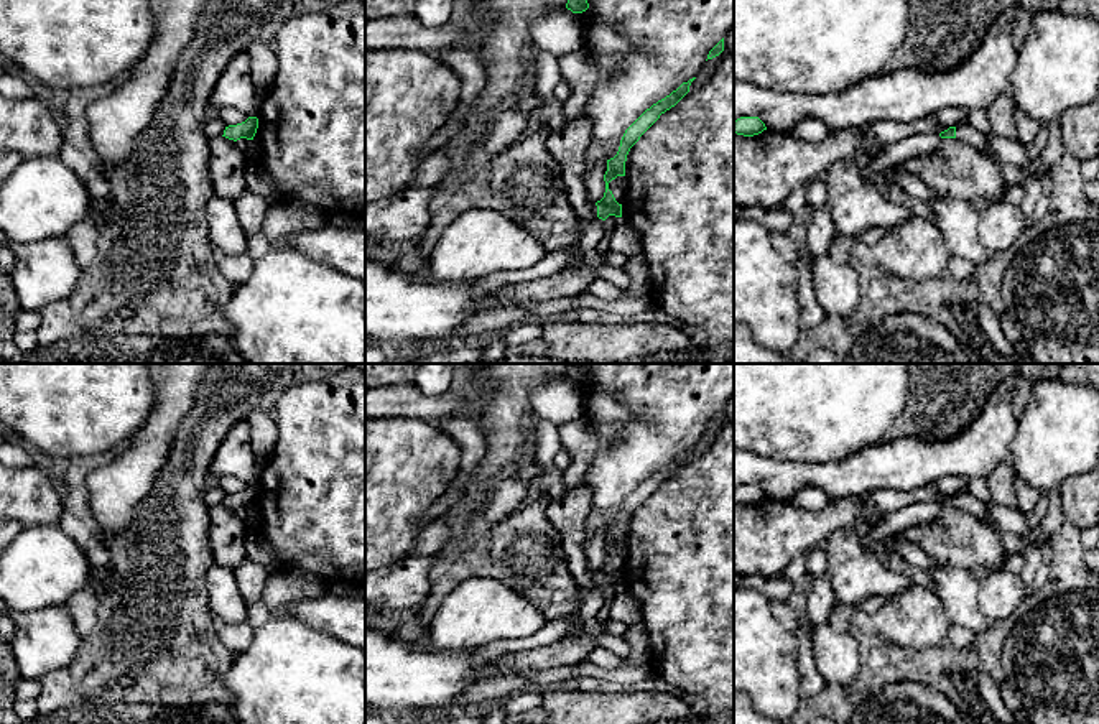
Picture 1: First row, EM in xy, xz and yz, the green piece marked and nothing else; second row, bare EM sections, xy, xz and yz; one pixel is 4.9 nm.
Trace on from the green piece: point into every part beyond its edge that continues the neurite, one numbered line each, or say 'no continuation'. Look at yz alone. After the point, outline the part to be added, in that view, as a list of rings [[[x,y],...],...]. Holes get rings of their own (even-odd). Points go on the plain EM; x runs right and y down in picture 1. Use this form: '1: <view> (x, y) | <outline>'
1: yz (1006, 520) | [[[969,492],[956,495],[956,507],[994,523],[999,533],[1023,536],[1032,531],[1032,525],[1018,508],[1010,508],[997,504],[984,504]]]

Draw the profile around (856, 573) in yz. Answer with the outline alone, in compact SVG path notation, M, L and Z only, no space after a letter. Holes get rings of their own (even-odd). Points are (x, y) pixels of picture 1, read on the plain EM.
M856 528L832 531L824 545L826 574L839 606L856 606L869 596L893 596L913 581L865 550Z

